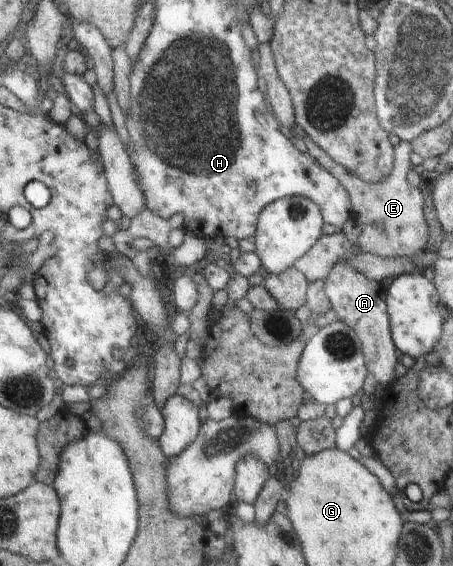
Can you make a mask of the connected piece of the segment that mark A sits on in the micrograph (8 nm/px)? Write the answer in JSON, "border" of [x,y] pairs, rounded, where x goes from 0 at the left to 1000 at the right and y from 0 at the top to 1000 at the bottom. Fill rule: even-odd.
{"border":[[[757,459],[744,461],[715,496],[717,518],[731,544],[790,597],[795,620],[806,627],[806,640],[812,645],[812,659],[821,659],[832,675],[848,682],[863,678],[870,673],[870,650],[883,638],[883,622],[865,601],[854,549],[854,518],[861,498],[812,495],[799,482],[764,468]]]}

